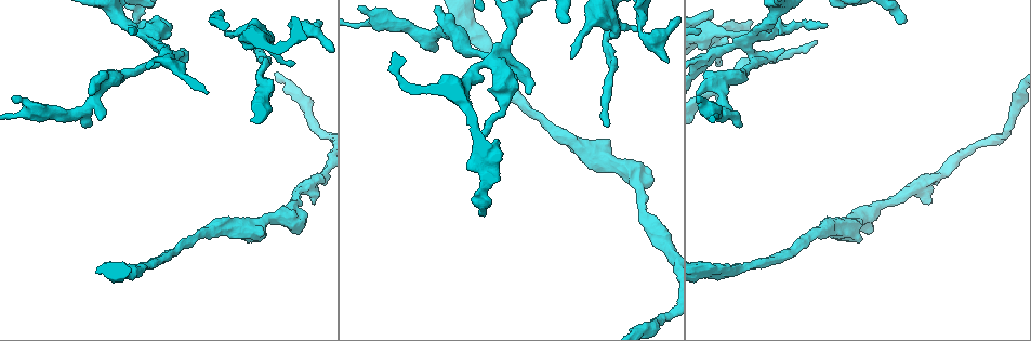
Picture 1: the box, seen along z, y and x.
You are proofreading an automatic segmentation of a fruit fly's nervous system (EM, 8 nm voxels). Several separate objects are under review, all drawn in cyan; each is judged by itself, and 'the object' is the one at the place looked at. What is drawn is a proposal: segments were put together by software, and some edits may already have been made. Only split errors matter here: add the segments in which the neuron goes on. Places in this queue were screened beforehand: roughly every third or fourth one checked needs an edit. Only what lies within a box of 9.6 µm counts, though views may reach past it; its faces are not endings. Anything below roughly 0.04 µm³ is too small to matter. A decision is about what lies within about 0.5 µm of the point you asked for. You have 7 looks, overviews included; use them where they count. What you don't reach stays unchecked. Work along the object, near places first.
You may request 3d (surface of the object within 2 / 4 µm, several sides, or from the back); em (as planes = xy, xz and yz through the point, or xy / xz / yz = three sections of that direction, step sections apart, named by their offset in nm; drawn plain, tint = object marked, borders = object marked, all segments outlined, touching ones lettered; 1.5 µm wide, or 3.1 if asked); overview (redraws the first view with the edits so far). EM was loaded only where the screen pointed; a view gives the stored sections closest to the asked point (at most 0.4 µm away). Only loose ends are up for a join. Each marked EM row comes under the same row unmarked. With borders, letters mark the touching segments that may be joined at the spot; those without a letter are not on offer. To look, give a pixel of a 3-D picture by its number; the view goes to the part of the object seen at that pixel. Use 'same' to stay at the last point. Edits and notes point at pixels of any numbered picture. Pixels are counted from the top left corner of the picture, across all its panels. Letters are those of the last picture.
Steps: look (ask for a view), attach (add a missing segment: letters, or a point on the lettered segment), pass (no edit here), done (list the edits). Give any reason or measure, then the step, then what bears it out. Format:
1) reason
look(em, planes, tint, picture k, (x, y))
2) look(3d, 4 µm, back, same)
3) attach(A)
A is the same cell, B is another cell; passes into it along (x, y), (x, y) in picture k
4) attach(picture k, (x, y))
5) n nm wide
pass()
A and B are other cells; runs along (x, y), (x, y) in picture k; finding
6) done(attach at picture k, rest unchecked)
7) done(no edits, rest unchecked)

an open end
look(em, xz, step 8, borders, picture 1, (227, 31))

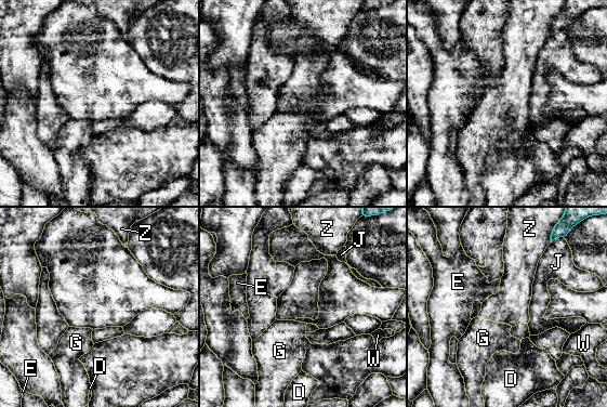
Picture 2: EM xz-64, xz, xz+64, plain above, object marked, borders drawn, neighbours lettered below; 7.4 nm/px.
look(em, xy, step 4, borders, same)

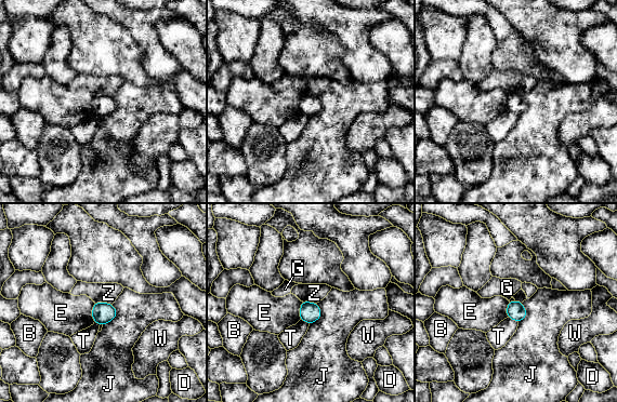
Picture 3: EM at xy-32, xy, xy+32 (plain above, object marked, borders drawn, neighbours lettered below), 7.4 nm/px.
pass()
B, D, E, G, J, T, W and Z are other cells; border along (94, 302), (107, 302), (112, 305) in picture 3; no lettered segment goes on from it

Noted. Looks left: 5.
long arm stops here
look(3d, 4 µm, back, picture 1, (607, 126))

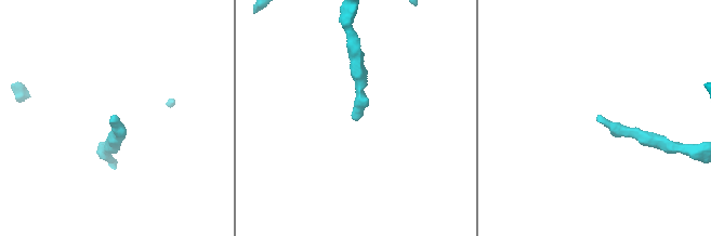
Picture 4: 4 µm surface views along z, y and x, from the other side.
look(em, planes, tint, picture 4, (355, 120))

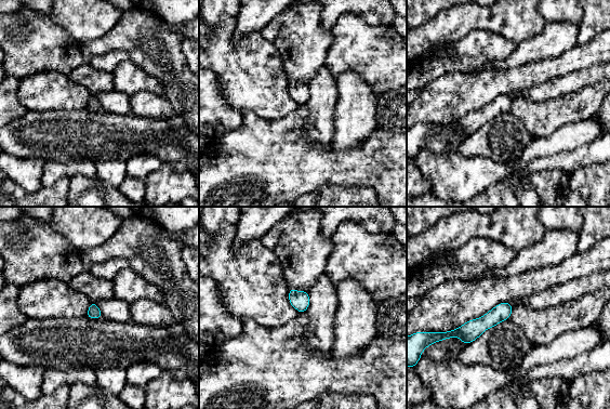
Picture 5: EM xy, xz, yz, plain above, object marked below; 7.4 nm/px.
see the neighbours
look(em, planes, borders, same)

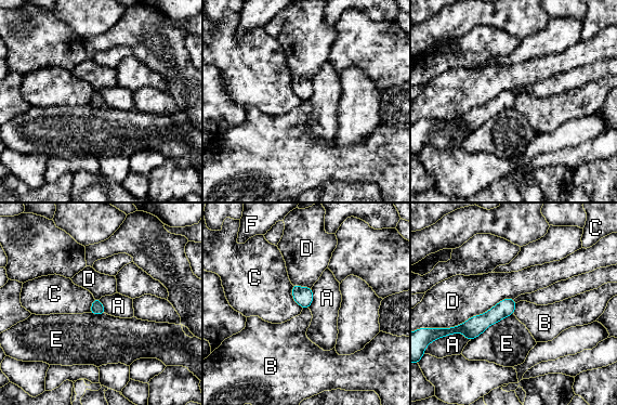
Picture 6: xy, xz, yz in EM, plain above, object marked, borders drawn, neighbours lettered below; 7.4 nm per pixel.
pass()
A, B, C, D, E and F are other cells; border along (516, 303), (513, 313) in picture 6; none of them fits

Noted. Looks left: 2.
branch stops here
look(3d, 4 µm, back, picture 1, (89, 125))

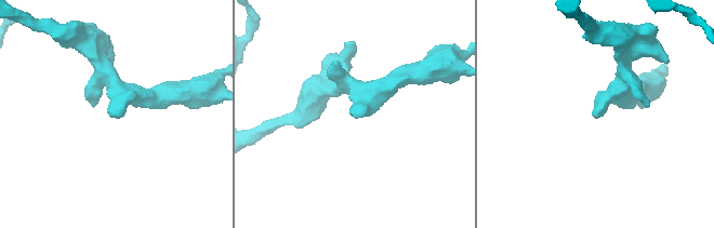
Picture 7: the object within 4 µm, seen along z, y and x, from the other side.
look(em, planes, borders, picture 7, (356, 114))

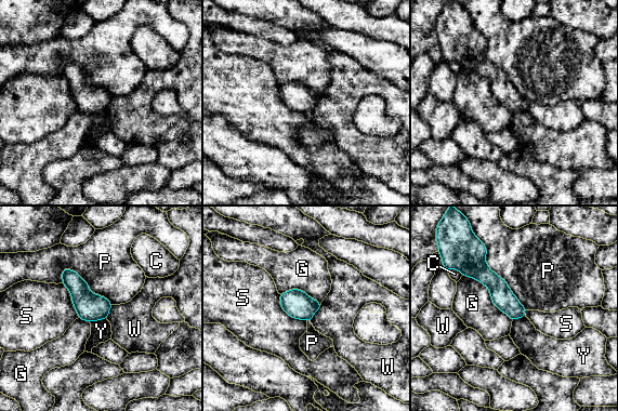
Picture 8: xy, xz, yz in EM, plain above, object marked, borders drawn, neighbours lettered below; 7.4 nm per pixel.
pass()
C, G, P, S, W and Y are other cells; border along (321, 304), (310, 320) in picture 8; none of them fits

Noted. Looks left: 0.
done(no edits, rest unchecked)

